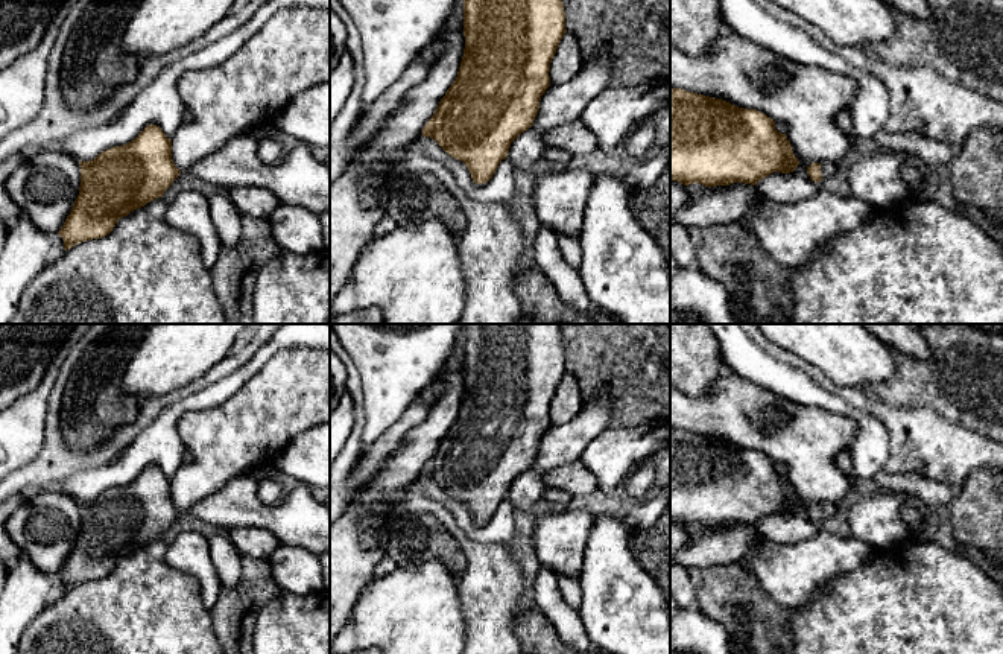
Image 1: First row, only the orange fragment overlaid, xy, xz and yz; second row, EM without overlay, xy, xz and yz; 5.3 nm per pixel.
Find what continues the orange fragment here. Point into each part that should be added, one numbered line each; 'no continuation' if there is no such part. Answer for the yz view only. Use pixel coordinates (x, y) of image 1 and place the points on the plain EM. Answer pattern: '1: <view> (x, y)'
1: yz (827, 510)

